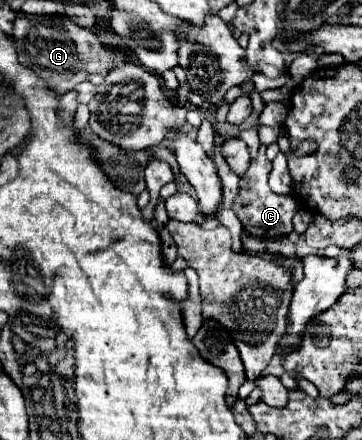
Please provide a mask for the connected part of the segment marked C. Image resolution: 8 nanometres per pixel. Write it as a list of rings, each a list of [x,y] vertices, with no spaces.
[[[260,145],[258,155],[250,161],[250,167],[246,173],[240,177],[238,183],[238,197],[232,205],[236,217],[242,223],[242,229],[248,235],[260,237],[260,239],[276,239],[292,233],[292,217],[296,213],[296,199],[292,195],[276,195],[268,187],[268,173],[272,169],[272,163],[266,159],[266,147]]]

